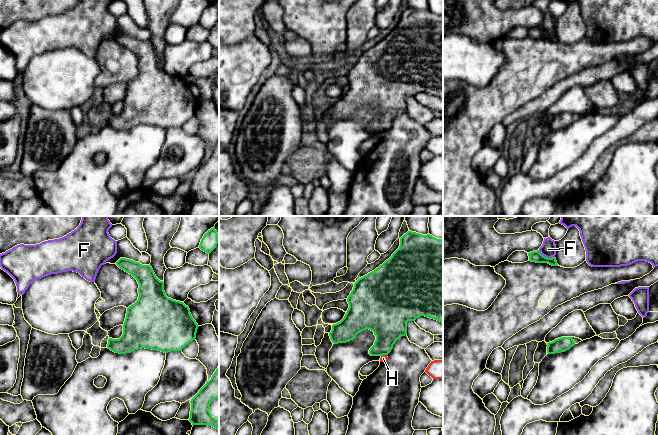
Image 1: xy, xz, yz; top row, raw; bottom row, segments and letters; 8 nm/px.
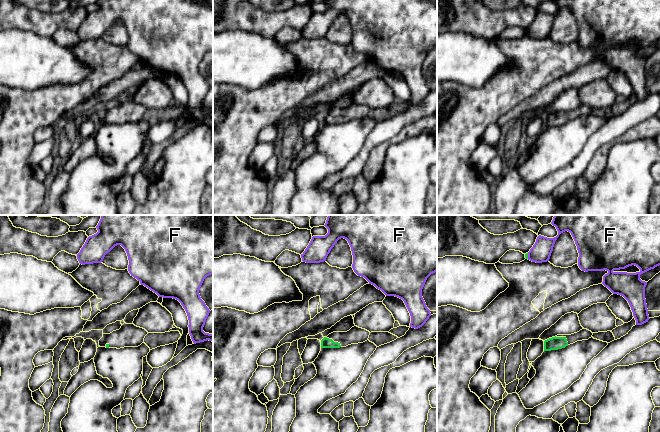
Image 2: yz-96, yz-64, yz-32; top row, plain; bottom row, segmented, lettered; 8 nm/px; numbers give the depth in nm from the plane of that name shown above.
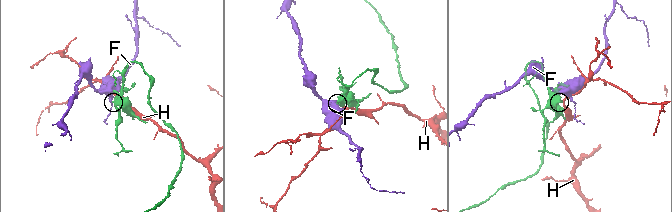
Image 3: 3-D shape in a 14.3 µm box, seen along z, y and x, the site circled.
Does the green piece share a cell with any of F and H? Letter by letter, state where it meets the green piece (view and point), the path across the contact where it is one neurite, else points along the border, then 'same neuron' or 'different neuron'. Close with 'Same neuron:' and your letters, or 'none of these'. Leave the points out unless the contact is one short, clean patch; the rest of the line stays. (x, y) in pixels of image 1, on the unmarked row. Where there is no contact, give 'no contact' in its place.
F: yz (546, 33) | along yz (538, 26), (547, 33), (554, 33) | different neuron
H: xz (383, 130) | along xz (386, 130), (381, 132) | different neuron
Same neuron: none of these

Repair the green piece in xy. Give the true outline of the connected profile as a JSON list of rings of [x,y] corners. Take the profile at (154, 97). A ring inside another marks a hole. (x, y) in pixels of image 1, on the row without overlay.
[[[120,34],[116,41],[137,56],[139,73],[127,84],[122,112],[119,115],[106,112],[101,118],[101,124],[108,124],[119,130],[131,129],[142,124],[168,129],[182,127],[186,121],[195,116],[199,102],[193,95],[189,83],[166,72],[164,58],[156,53],[150,41],[142,41],[126,34]]]

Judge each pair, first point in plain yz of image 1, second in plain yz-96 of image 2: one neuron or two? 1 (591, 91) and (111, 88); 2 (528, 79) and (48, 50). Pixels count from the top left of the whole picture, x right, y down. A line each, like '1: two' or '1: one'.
1: two
2: two

